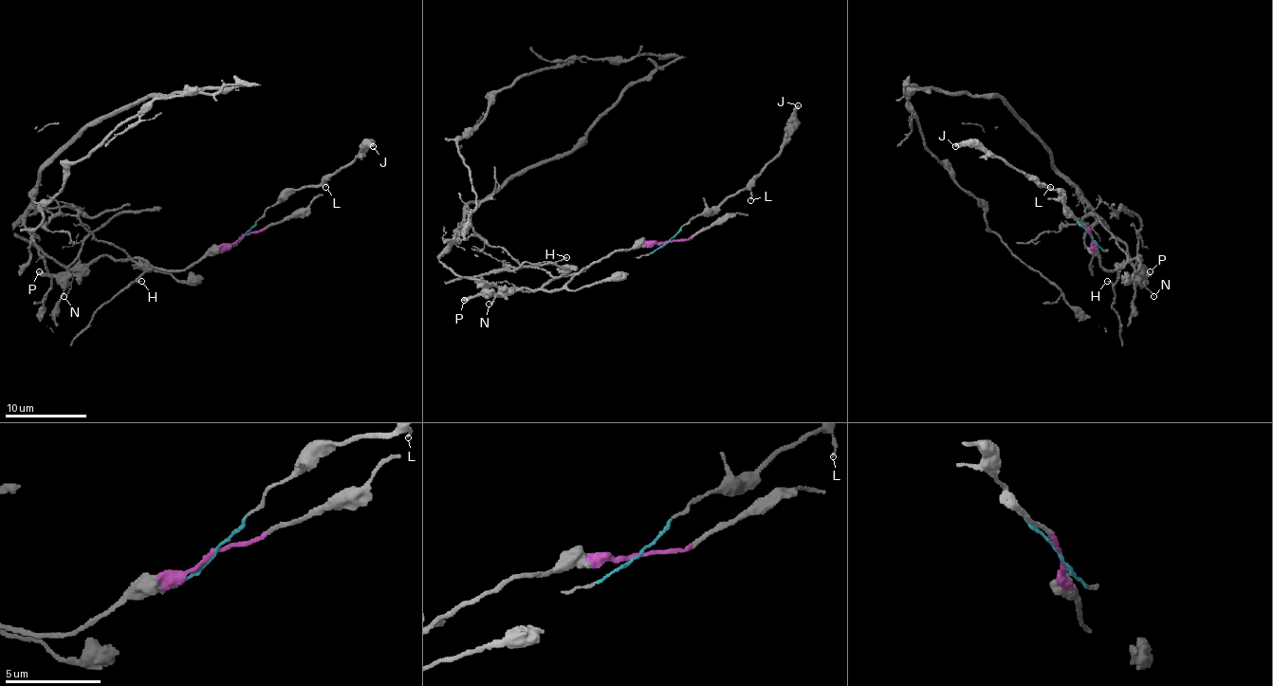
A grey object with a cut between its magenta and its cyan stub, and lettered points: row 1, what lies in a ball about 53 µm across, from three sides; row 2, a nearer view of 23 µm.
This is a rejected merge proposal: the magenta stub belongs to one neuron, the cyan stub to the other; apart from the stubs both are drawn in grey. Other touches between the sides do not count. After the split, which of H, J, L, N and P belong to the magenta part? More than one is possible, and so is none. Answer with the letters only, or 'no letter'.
H, N, P

